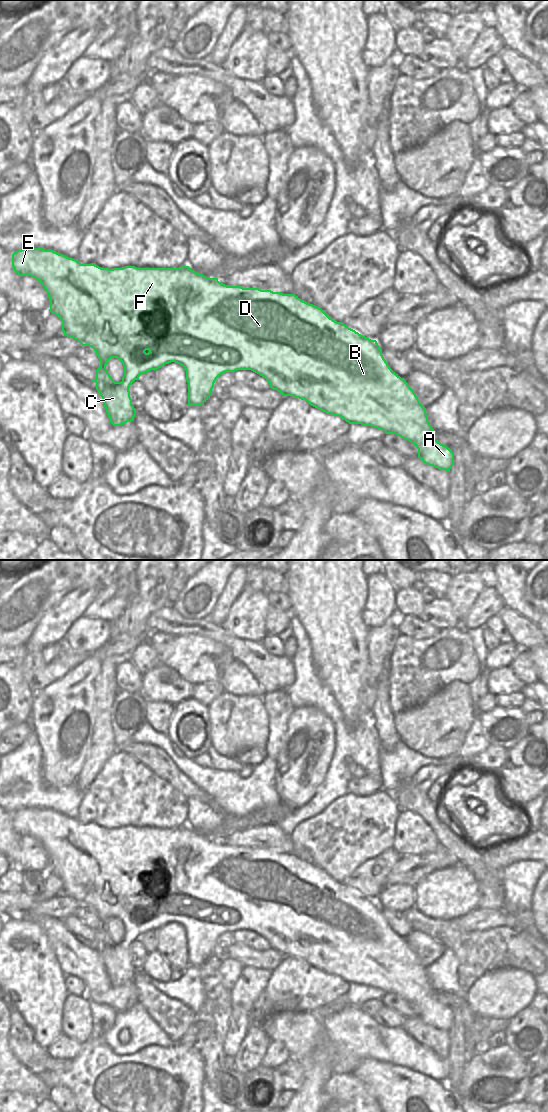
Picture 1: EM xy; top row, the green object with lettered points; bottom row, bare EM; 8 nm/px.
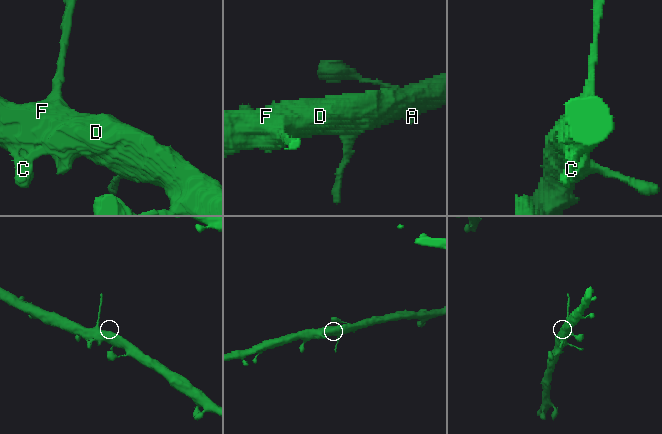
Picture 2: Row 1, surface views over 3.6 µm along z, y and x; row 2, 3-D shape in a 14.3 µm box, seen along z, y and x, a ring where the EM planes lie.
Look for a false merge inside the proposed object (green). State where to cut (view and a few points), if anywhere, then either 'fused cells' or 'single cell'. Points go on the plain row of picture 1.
cut none; single cell

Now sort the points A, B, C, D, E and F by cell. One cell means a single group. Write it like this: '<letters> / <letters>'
A B C D E F

